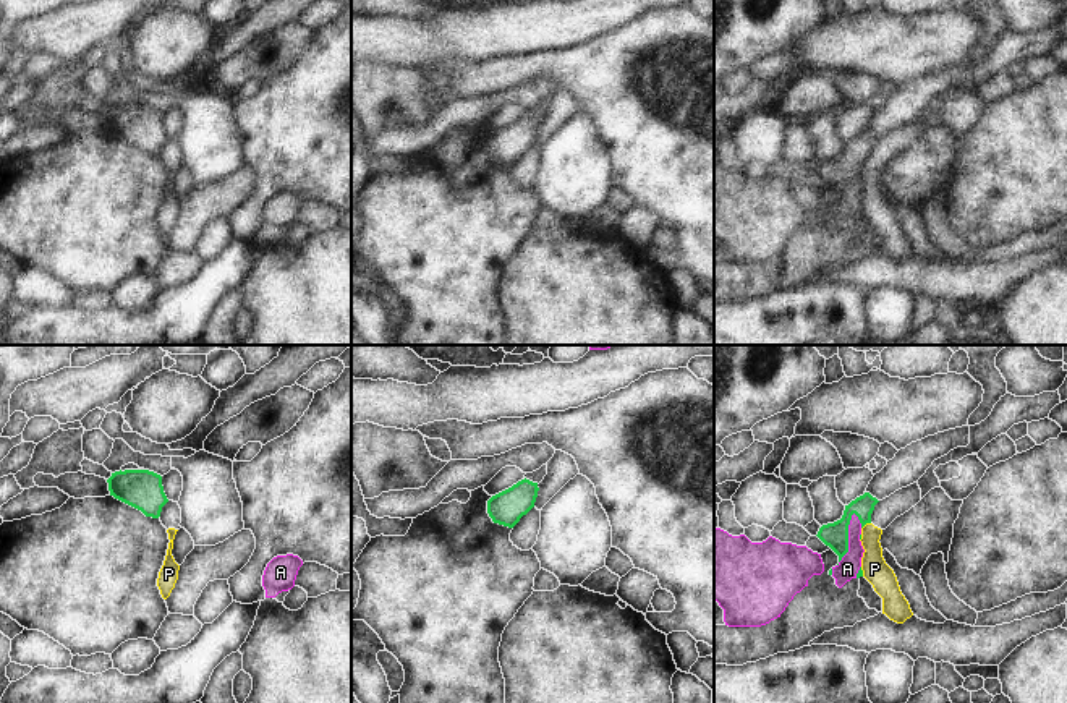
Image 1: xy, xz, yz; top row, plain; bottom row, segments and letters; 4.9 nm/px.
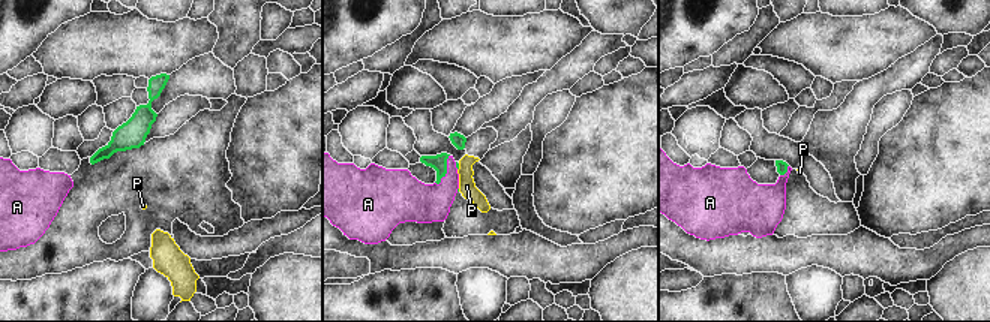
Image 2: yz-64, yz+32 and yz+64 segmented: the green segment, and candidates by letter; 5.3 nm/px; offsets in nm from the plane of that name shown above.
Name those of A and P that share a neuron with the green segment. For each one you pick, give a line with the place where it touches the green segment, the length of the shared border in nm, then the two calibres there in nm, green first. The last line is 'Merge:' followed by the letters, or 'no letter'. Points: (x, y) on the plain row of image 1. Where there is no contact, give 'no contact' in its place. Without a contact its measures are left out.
A: yz (847, 177) | 280 nm | 130/110 nm
Merge: A

